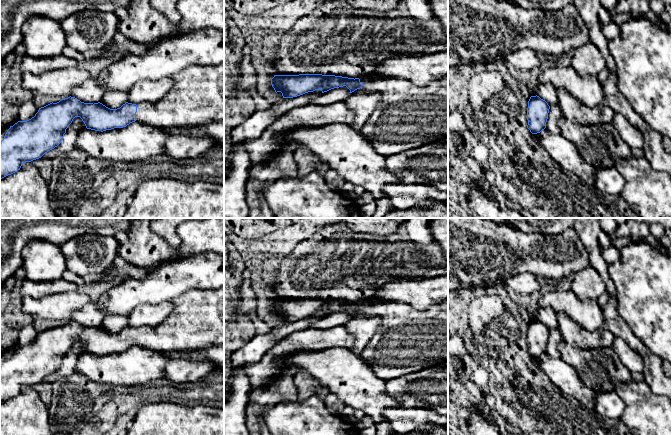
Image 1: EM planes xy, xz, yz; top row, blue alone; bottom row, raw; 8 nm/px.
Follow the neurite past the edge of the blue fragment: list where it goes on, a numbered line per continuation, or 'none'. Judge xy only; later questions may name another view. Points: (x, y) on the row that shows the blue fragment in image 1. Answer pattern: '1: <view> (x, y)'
1: xy (197, 95)

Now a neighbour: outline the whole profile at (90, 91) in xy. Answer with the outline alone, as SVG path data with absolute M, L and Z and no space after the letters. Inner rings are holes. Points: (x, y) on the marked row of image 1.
M103 70L96 78L89 79L81 85L75 86L71 93L71 97L75 97L84 103L98 103L105 95L106 91L99 85L99 82L107 75L107 70Z

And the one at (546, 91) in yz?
M551 83L538 84L536 95L545 100L549 106L558 104L557 89Z

